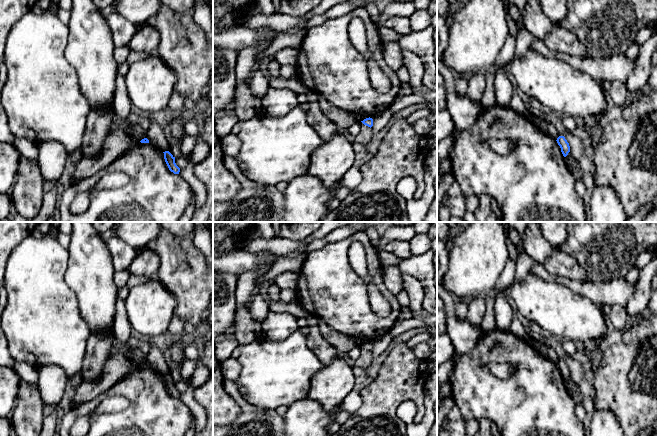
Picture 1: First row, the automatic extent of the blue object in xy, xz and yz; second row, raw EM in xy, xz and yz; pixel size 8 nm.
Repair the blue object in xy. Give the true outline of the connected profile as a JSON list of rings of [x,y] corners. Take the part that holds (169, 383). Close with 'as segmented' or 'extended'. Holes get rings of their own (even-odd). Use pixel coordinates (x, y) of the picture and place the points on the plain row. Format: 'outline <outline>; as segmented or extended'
outline [[[165,375],[163,377],[164,377],[165,386],[169,394],[174,398],[179,398],[180,392],[175,387],[175,381],[169,375]]]; as segmented

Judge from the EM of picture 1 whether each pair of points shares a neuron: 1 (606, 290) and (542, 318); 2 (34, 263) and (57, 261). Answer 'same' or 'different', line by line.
1: different
2: same

